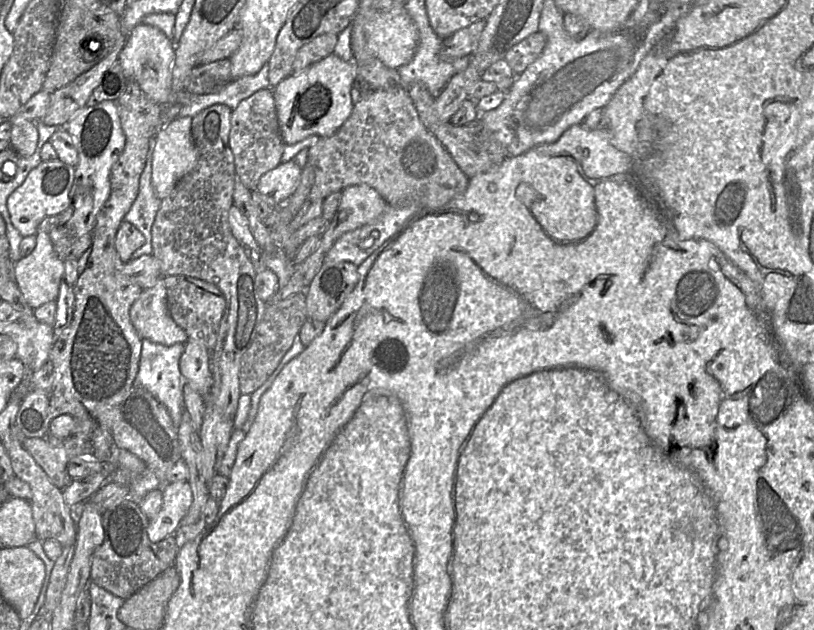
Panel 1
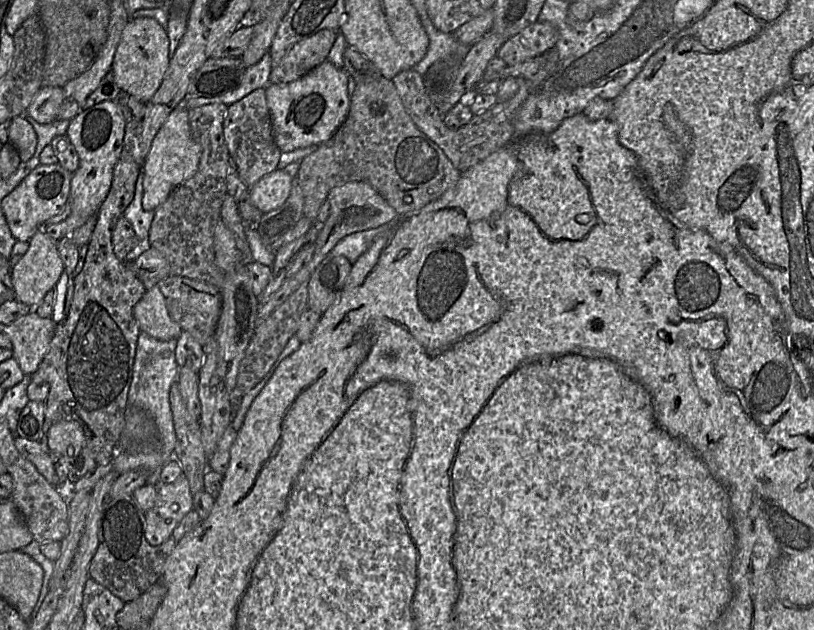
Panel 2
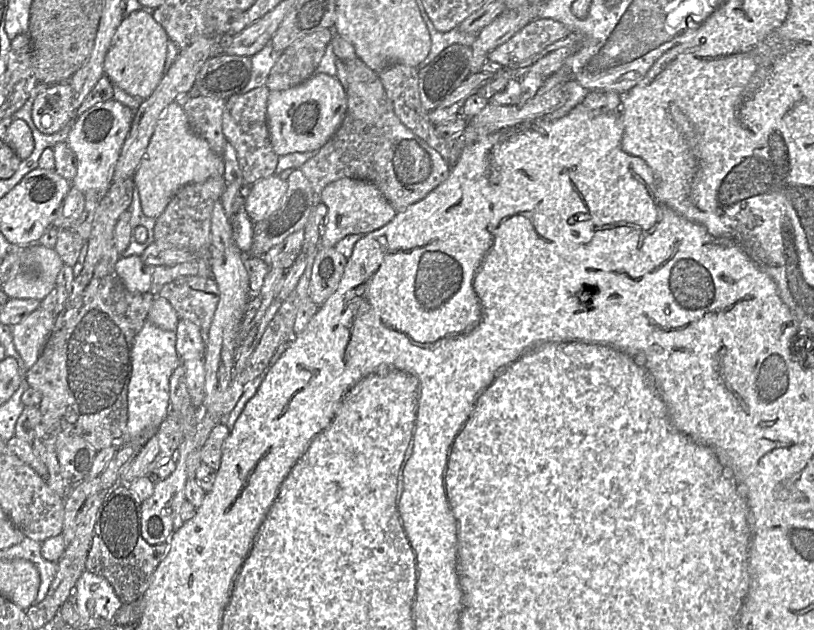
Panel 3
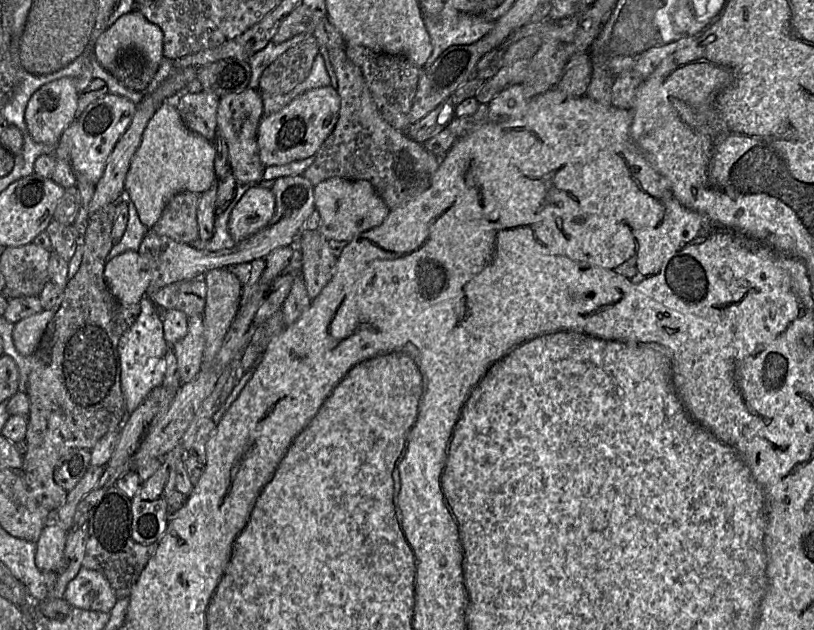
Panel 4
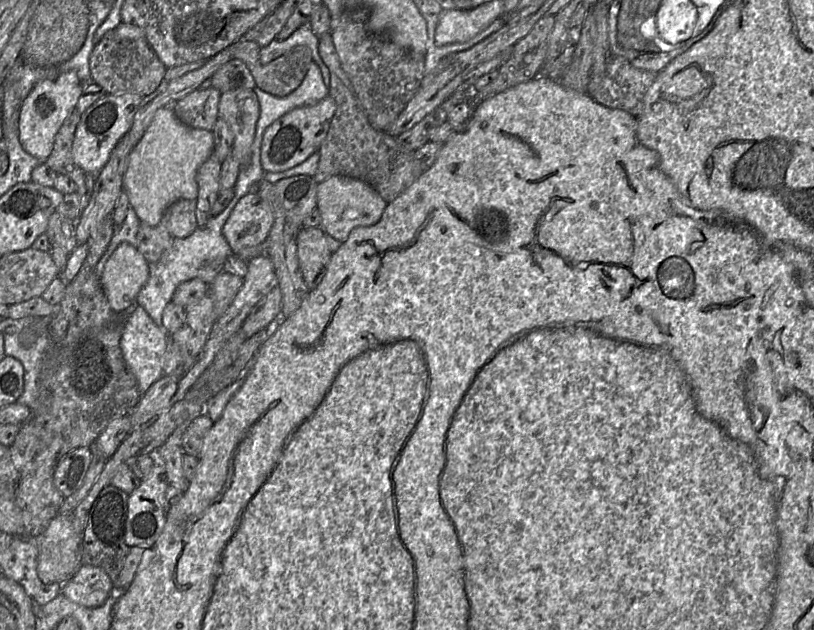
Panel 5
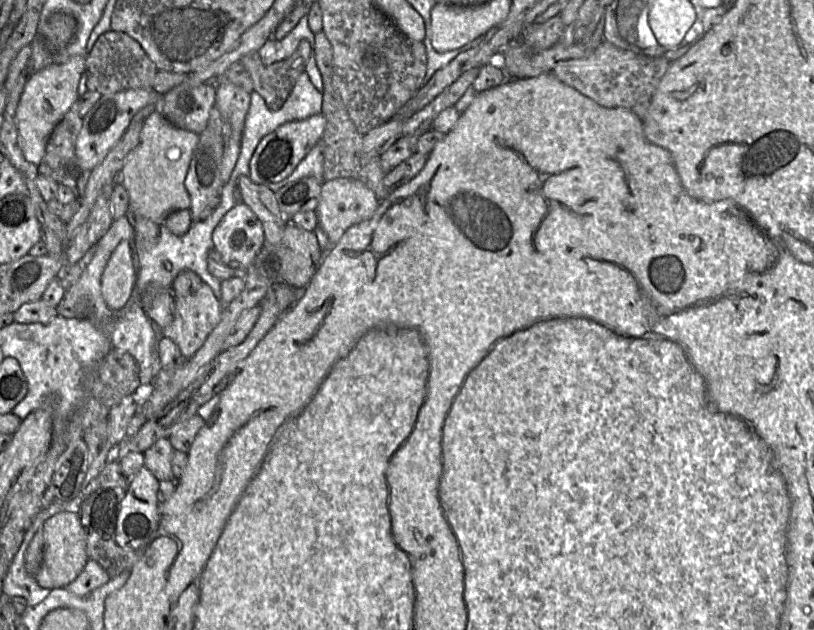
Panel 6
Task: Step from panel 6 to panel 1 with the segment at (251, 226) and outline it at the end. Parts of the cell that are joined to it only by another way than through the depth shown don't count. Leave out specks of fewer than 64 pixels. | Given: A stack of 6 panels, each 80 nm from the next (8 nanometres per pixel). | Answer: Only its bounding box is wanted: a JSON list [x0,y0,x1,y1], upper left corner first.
[256,159,303,203]

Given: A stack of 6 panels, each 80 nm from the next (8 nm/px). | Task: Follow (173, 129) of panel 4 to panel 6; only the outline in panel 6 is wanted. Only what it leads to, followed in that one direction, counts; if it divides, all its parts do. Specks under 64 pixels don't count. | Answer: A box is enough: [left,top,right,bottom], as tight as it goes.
[118,111,199,225]

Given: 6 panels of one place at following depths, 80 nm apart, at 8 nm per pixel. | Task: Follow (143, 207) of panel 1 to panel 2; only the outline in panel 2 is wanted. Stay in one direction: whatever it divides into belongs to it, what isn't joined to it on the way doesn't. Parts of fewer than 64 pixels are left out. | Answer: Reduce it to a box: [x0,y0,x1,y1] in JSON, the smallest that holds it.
[123,168,155,262]

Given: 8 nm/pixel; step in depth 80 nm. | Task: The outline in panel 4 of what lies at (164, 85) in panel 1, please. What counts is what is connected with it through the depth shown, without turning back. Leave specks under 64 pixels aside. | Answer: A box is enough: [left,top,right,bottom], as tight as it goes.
[95,10,164,83]

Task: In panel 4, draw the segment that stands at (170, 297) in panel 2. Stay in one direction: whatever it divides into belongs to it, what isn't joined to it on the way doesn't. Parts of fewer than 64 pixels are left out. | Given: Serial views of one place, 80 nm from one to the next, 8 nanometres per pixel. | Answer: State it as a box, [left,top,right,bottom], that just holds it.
[149,276,207,317]

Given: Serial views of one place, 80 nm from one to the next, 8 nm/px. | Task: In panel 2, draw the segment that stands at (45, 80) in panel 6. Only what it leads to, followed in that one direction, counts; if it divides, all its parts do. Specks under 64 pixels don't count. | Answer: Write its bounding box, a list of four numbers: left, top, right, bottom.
[26,86,62,124]

